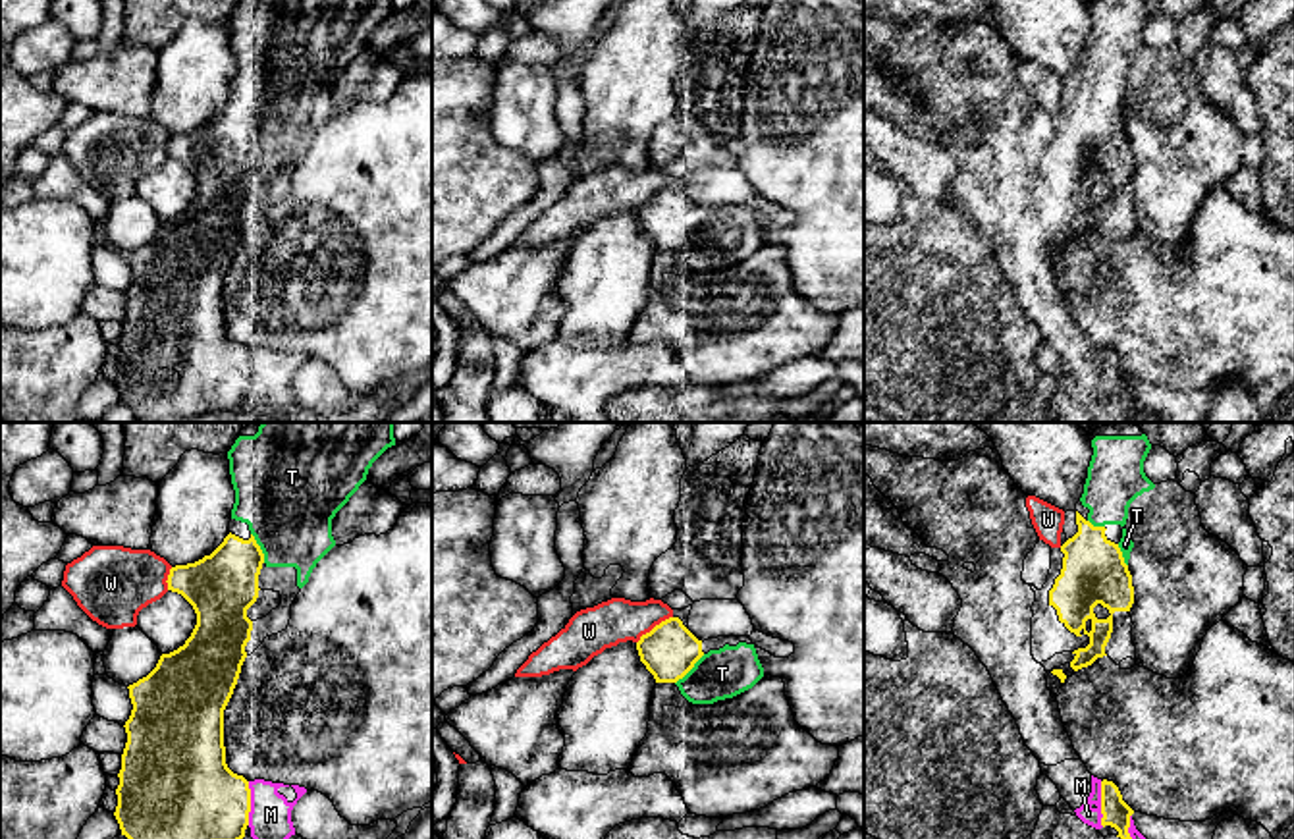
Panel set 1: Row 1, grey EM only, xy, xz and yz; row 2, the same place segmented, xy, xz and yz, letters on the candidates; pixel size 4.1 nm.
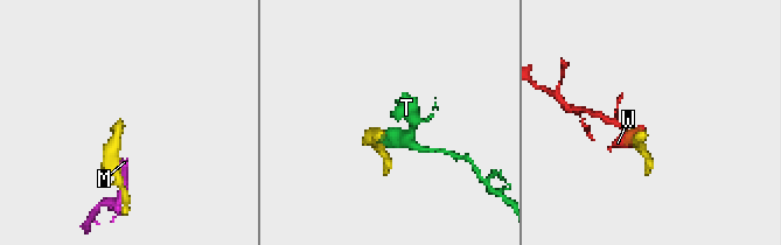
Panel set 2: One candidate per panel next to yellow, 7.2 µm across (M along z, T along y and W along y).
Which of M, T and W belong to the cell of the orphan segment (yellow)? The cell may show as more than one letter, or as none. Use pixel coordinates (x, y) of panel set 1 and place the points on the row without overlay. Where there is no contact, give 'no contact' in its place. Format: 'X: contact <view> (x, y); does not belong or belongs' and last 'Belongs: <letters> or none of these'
M: contact yz (1102, 373); does not belong
T: contact xz (689, 238); belongs
W: contact xz (654, 195); does not belong
Belongs: T

